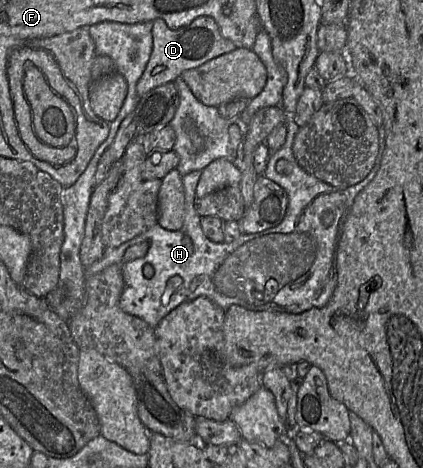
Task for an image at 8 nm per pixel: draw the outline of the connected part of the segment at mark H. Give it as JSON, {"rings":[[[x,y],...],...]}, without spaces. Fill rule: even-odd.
{"rings":[[[104,21],[88,27],[97,54],[106,55],[114,61],[116,72],[122,74],[128,84],[128,93],[117,117],[110,122],[107,138],[96,149],[84,172],[74,184],[62,189],[64,241],[60,255],[69,256],[73,266],[73,273],[68,273],[63,287],[68,293],[76,294],[82,305],[85,280],[112,264],[121,264],[124,288],[119,306],[124,312],[142,319],[153,328],[178,305],[200,296],[209,298],[225,311],[231,305],[240,305],[254,311],[288,313],[302,313],[313,307],[324,307],[337,284],[335,258],[341,228],[357,194],[375,177],[380,161],[377,161],[377,155],[368,175],[349,187],[333,186],[316,178],[299,166],[293,154],[293,141],[299,126],[292,119],[292,115],[287,115],[286,139],[279,149],[271,152],[263,173],[288,194],[285,217],[279,225],[262,232],[241,233],[230,243],[211,241],[203,233],[201,217],[194,207],[196,187],[202,173],[201,170],[194,170],[182,177],[185,217],[179,230],[170,231],[156,223],[117,247],[106,247],[100,259],[87,268],[83,267],[80,246],[94,188],[94,175],[99,159],[114,140],[122,120],[135,110],[140,100],[136,85],[152,52],[152,25],[152,21],[135,24]],[[280,159],[290,163],[289,173],[280,174],[276,171],[276,164]],[[143,241],[149,241],[147,253],[143,257],[124,262],[126,250]],[[145,264],[151,264],[154,269],[151,278],[146,278],[143,274]]]}

